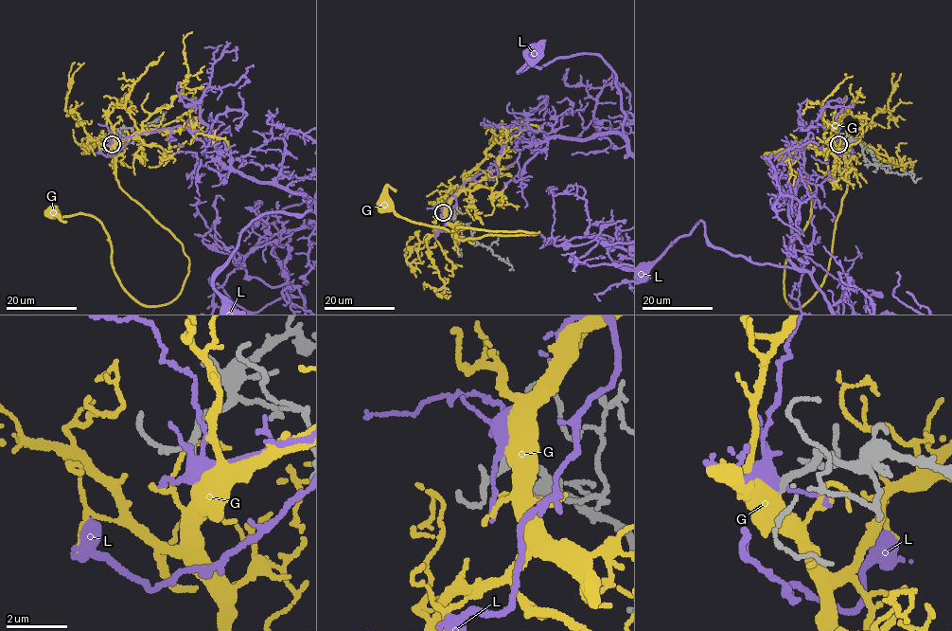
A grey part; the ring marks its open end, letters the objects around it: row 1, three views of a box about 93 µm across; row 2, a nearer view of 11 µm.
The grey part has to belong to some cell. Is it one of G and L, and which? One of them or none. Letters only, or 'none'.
G

